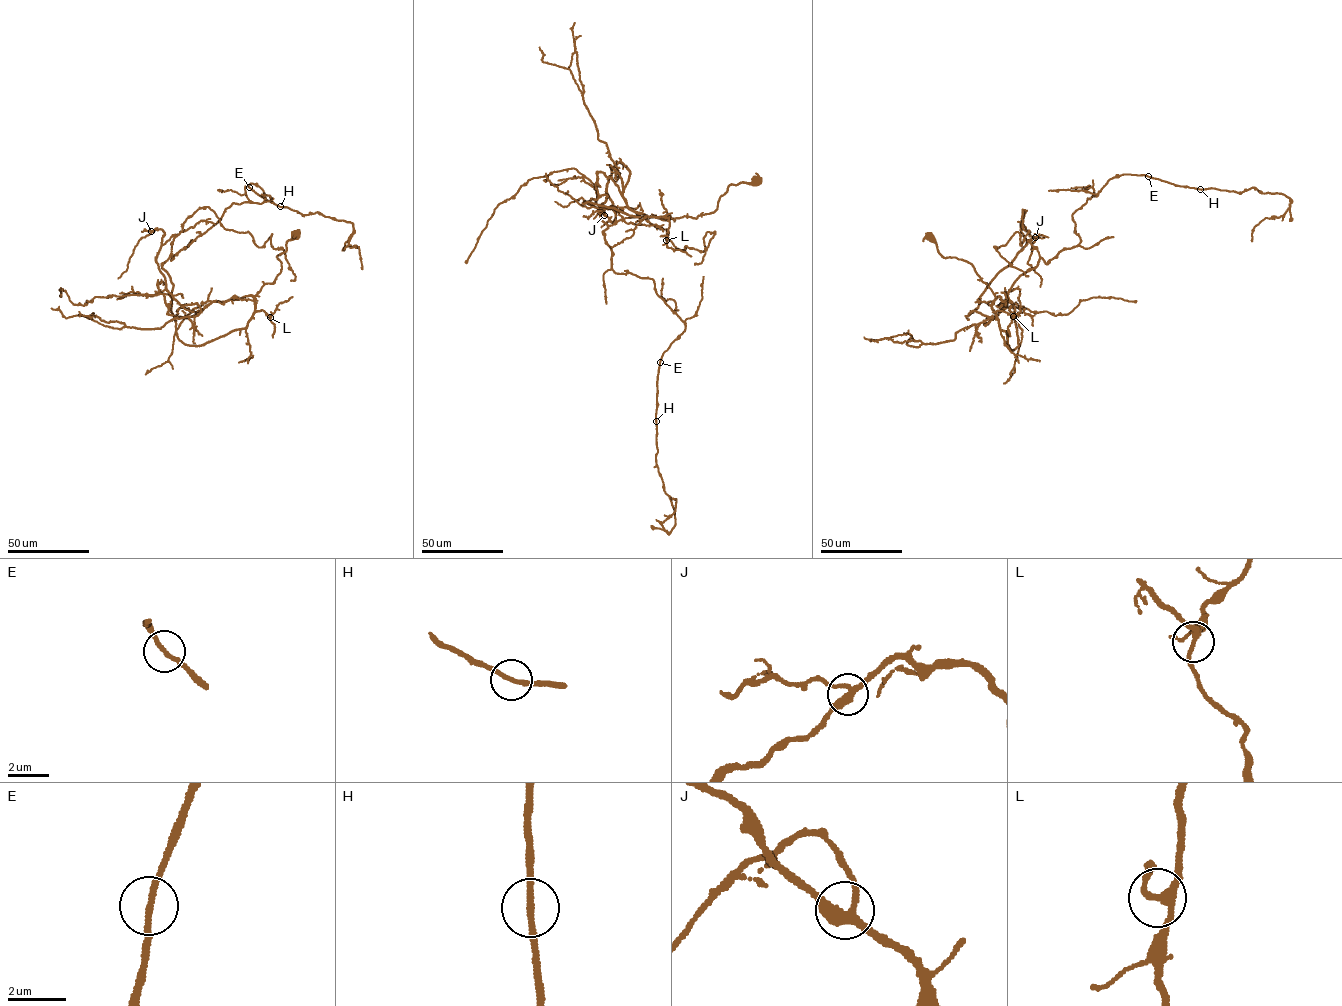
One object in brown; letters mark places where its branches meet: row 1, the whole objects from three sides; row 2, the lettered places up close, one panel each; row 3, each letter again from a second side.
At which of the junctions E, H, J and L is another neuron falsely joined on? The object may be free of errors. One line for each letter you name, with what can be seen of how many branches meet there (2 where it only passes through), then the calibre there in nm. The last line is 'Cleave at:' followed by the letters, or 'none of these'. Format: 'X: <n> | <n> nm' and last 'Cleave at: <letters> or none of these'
Cleave at: none of these

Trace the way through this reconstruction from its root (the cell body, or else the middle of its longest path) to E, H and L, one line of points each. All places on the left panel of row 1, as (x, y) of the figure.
E: (296, 234), (255, 296), (167, 314), (162, 264), (233, 203), (264, 201), (249, 187)
H: (296, 234), (255, 296), (167, 314), (170, 254), (233, 203), (264, 201), (248, 184), (280, 206)
L: (296, 234), (277, 255), (281, 269), (274, 283), (264, 284), (255, 296), (255, 310), (270, 317)

